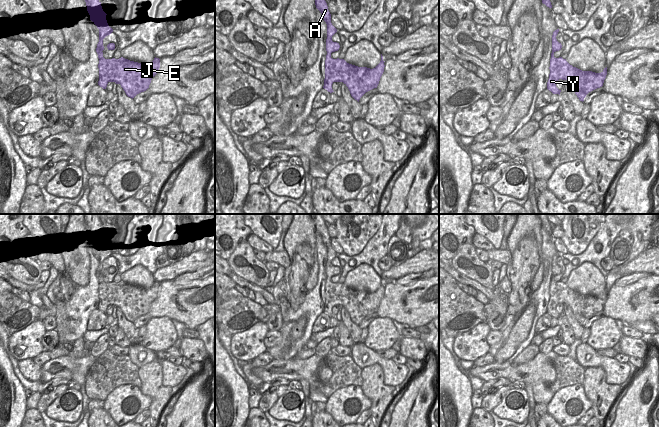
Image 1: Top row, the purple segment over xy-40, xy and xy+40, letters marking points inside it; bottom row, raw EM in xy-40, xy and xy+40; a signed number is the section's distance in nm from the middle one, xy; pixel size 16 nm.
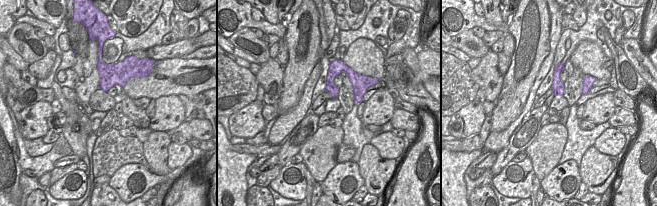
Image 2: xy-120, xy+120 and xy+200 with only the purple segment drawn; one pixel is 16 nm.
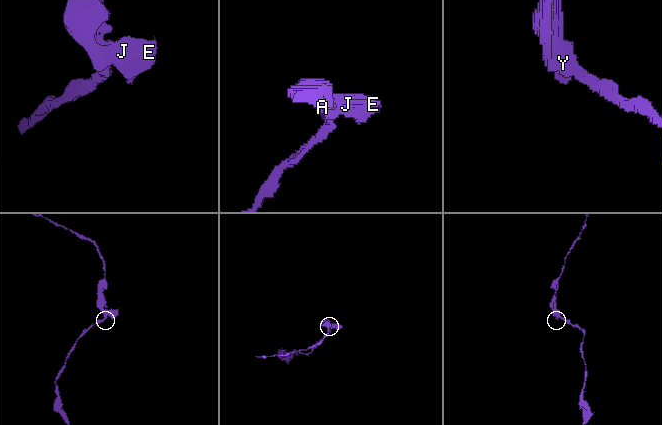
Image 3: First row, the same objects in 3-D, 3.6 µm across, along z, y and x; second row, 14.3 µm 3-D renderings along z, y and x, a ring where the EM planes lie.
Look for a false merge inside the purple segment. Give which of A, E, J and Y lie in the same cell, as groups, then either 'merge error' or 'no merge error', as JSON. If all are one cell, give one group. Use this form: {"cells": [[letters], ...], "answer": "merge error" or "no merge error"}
{"cells": [["A", "E", "J", "Y"]], "answer": "no merge error"}

